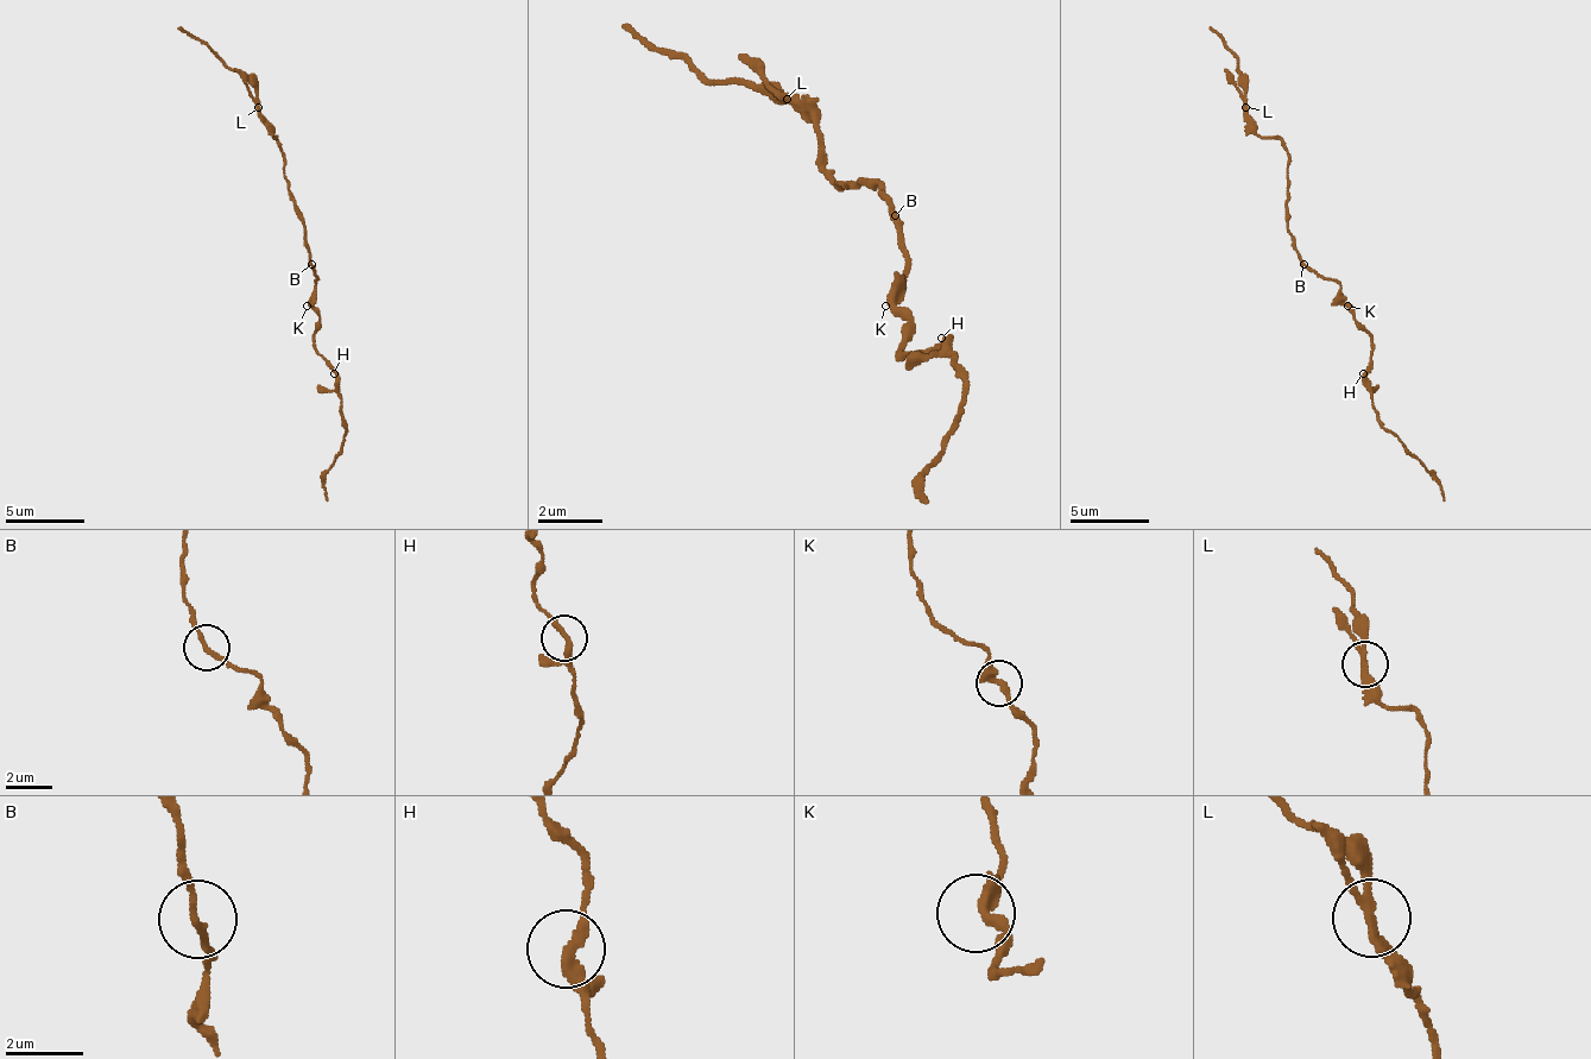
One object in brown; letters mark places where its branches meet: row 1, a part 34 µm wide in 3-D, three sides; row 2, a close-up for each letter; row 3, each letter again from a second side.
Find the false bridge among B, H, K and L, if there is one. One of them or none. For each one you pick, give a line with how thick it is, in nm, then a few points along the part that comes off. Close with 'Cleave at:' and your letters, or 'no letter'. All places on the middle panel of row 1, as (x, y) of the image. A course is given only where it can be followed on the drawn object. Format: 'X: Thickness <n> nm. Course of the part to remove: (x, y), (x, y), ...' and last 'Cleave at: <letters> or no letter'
L: Thickness 280 nm. Course of the part to remove: (788, 96), (764, 96), (700, 80), (619, 24)
Cleave at: L

